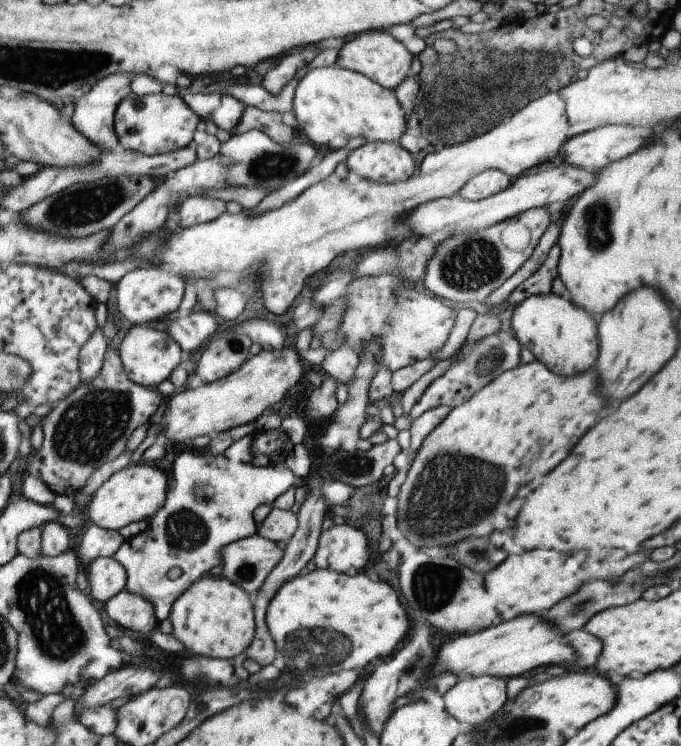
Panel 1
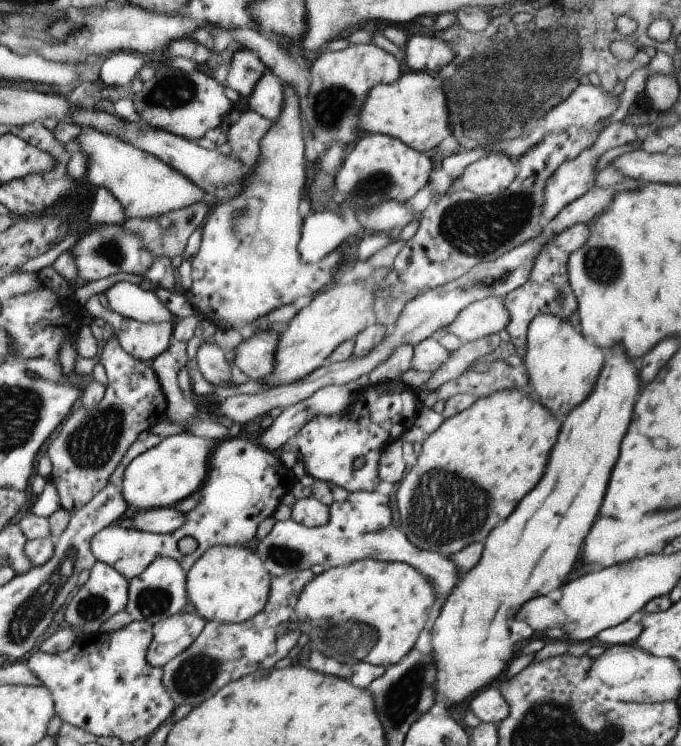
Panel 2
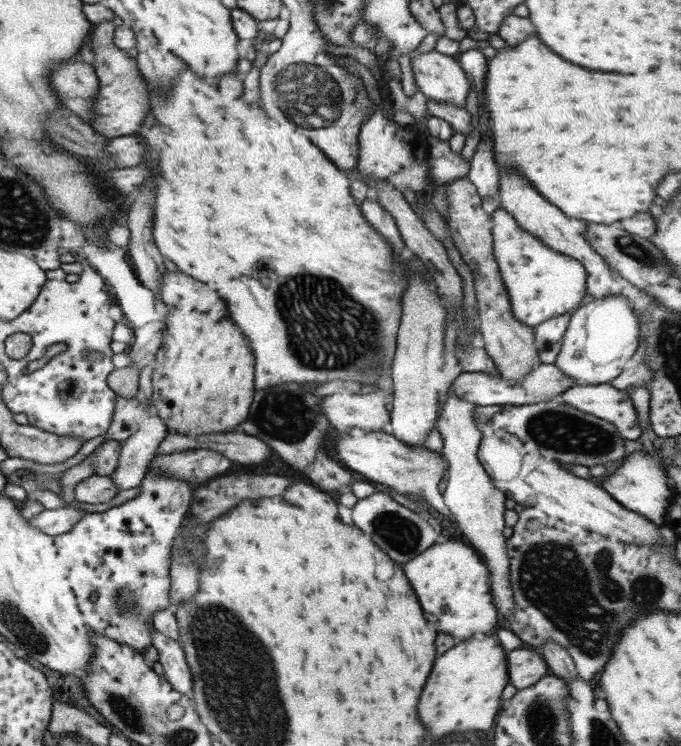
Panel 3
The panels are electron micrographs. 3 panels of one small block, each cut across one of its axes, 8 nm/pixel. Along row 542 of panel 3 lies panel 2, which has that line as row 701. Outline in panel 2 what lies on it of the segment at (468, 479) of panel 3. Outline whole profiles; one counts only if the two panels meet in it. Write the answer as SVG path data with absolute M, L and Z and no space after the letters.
M496 683L473 694L468 707L481 723L498 725L508 715L508 704L498 691Z

